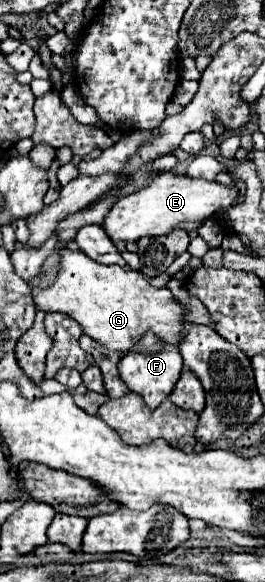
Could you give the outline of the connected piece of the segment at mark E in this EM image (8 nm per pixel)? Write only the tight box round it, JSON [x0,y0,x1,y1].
[102,172,238,242]

